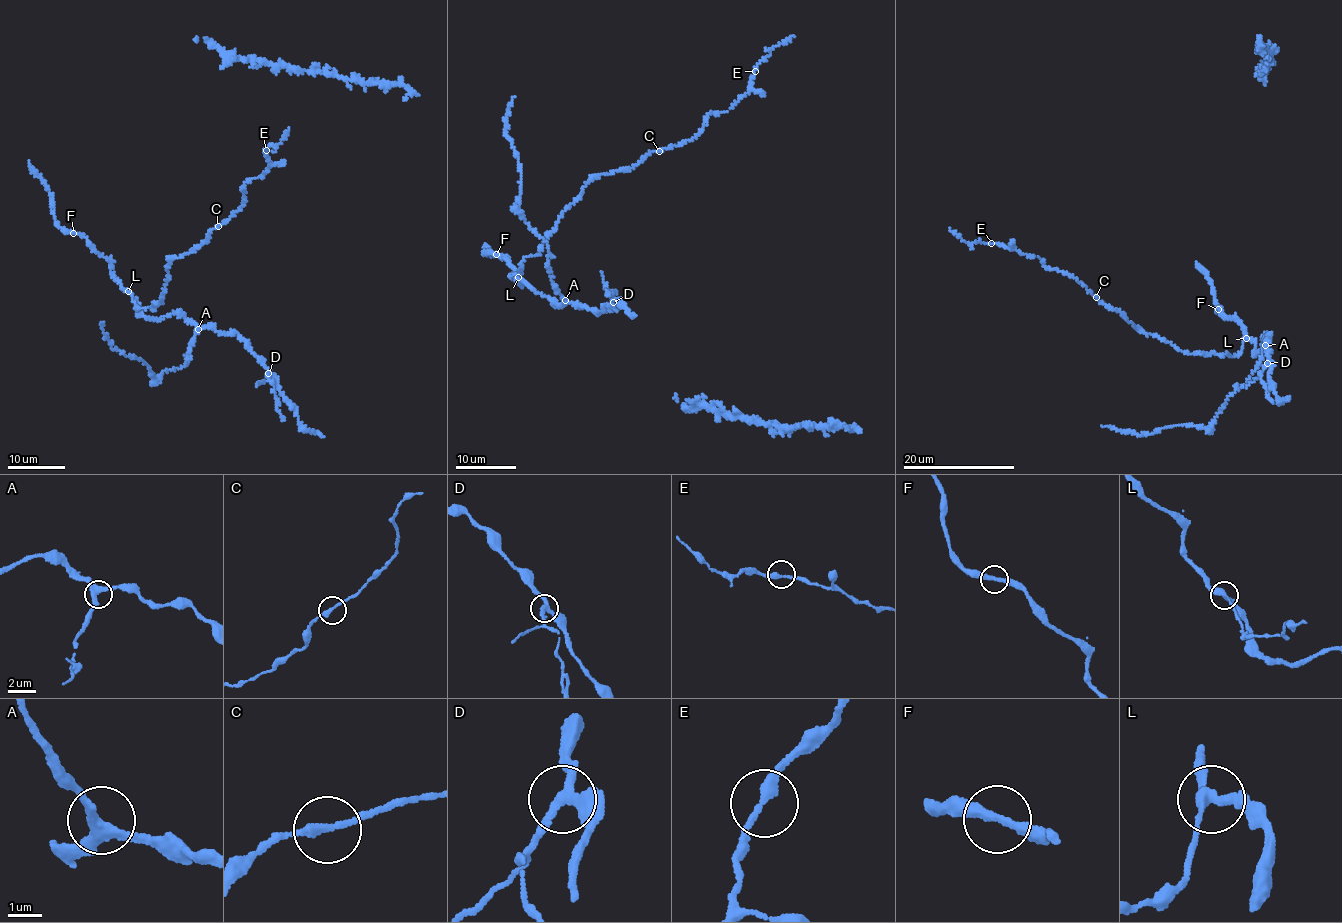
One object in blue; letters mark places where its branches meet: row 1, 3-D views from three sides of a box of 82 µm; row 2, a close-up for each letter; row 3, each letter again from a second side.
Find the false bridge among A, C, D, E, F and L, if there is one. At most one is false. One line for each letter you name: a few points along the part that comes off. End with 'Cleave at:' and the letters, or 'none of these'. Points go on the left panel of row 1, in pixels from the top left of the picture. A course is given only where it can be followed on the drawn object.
D: foreign part runs (268, 373), (273, 382), (276, 410), (282, 421)
Cleave at: D

